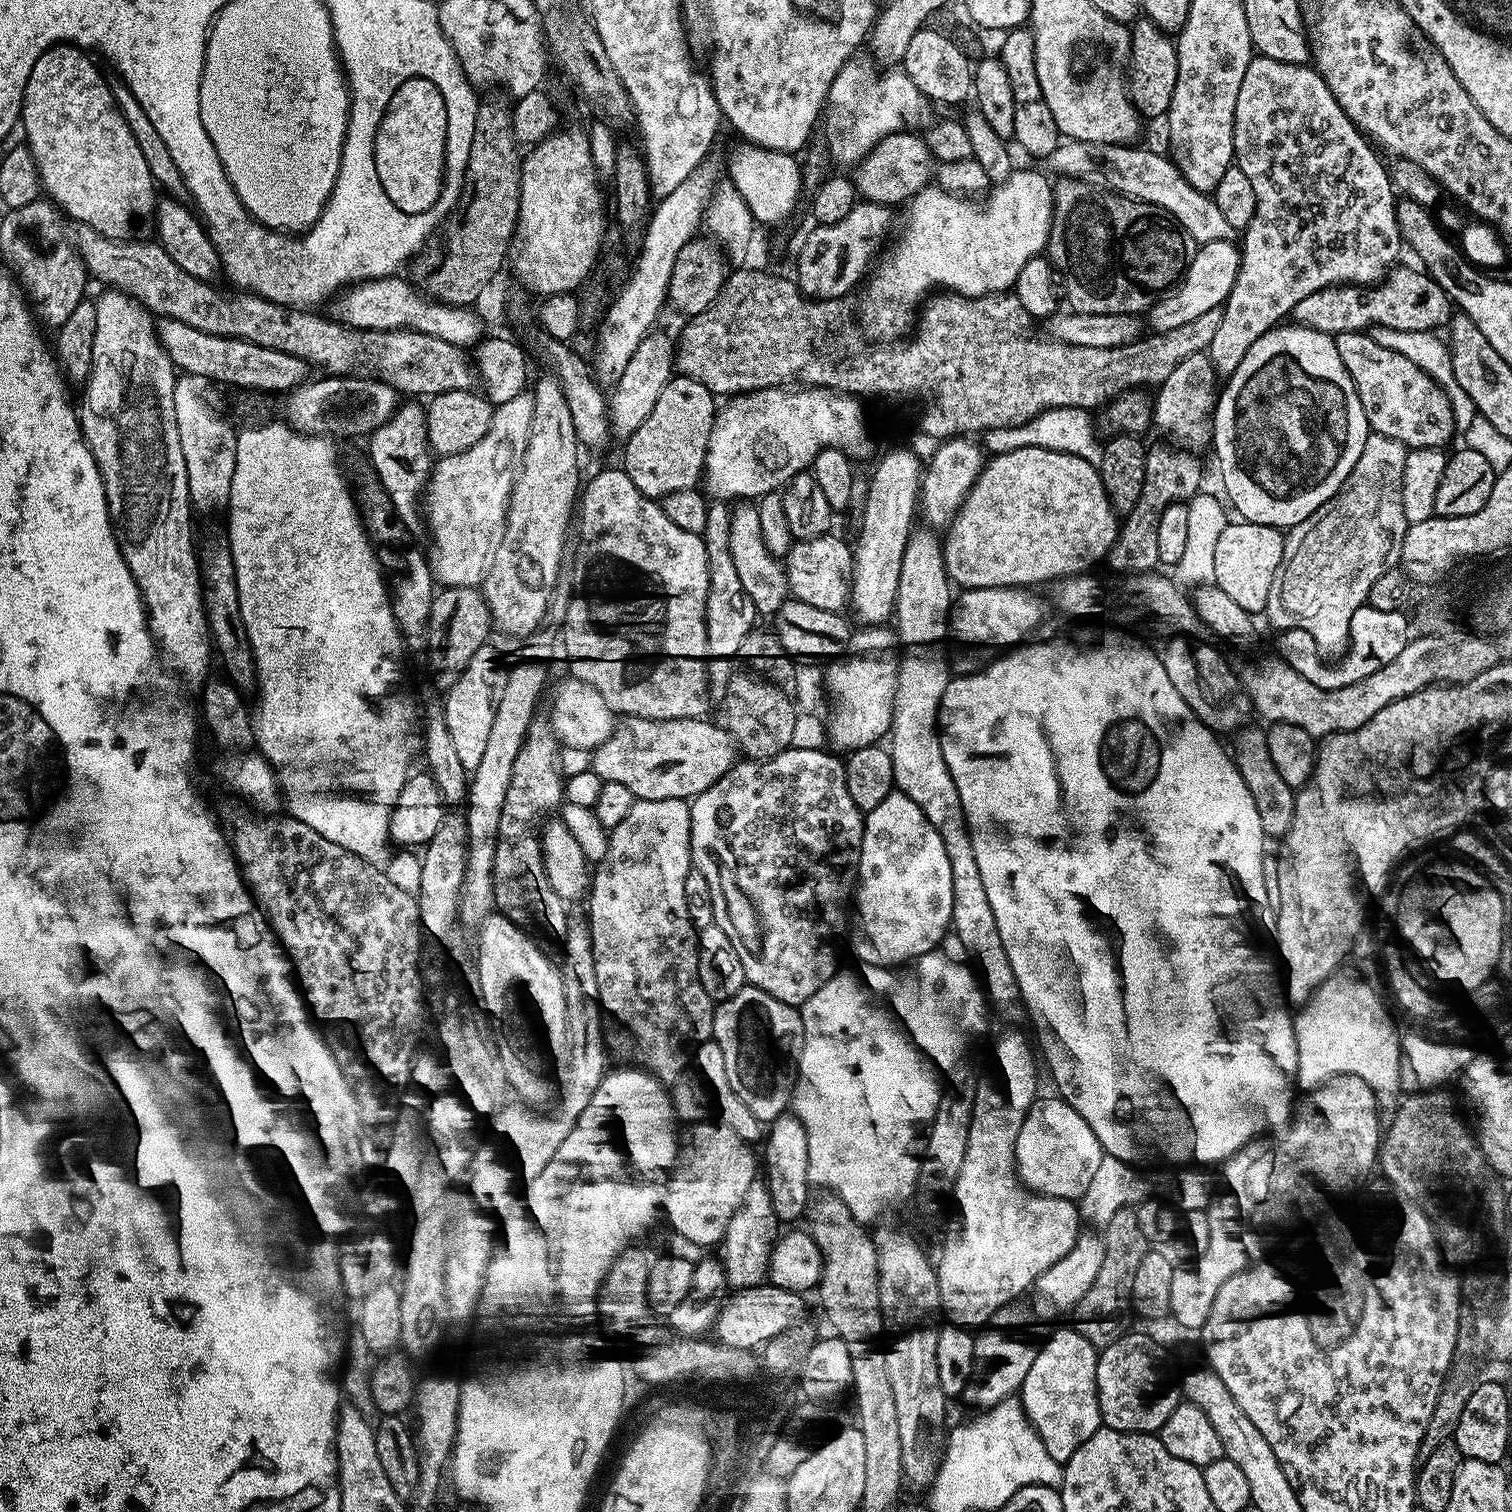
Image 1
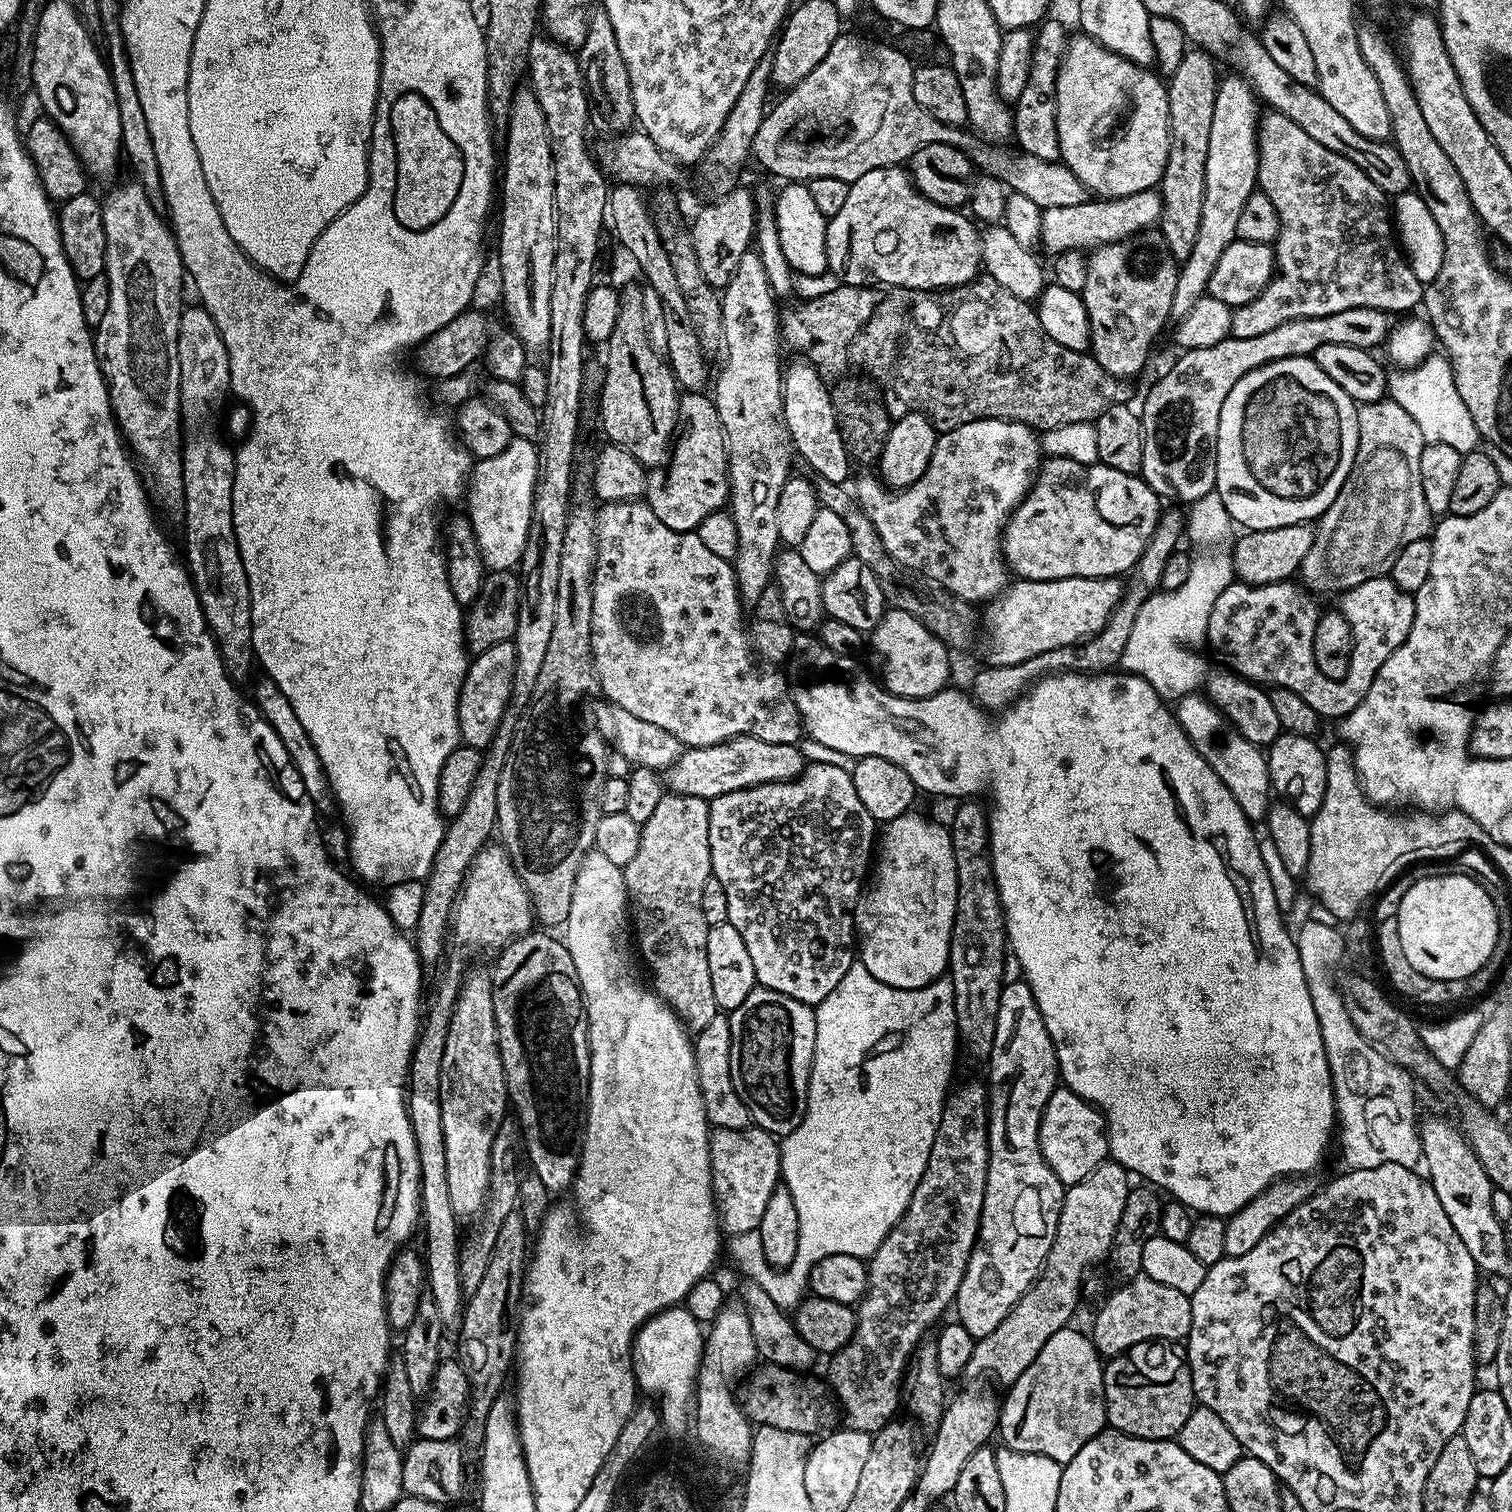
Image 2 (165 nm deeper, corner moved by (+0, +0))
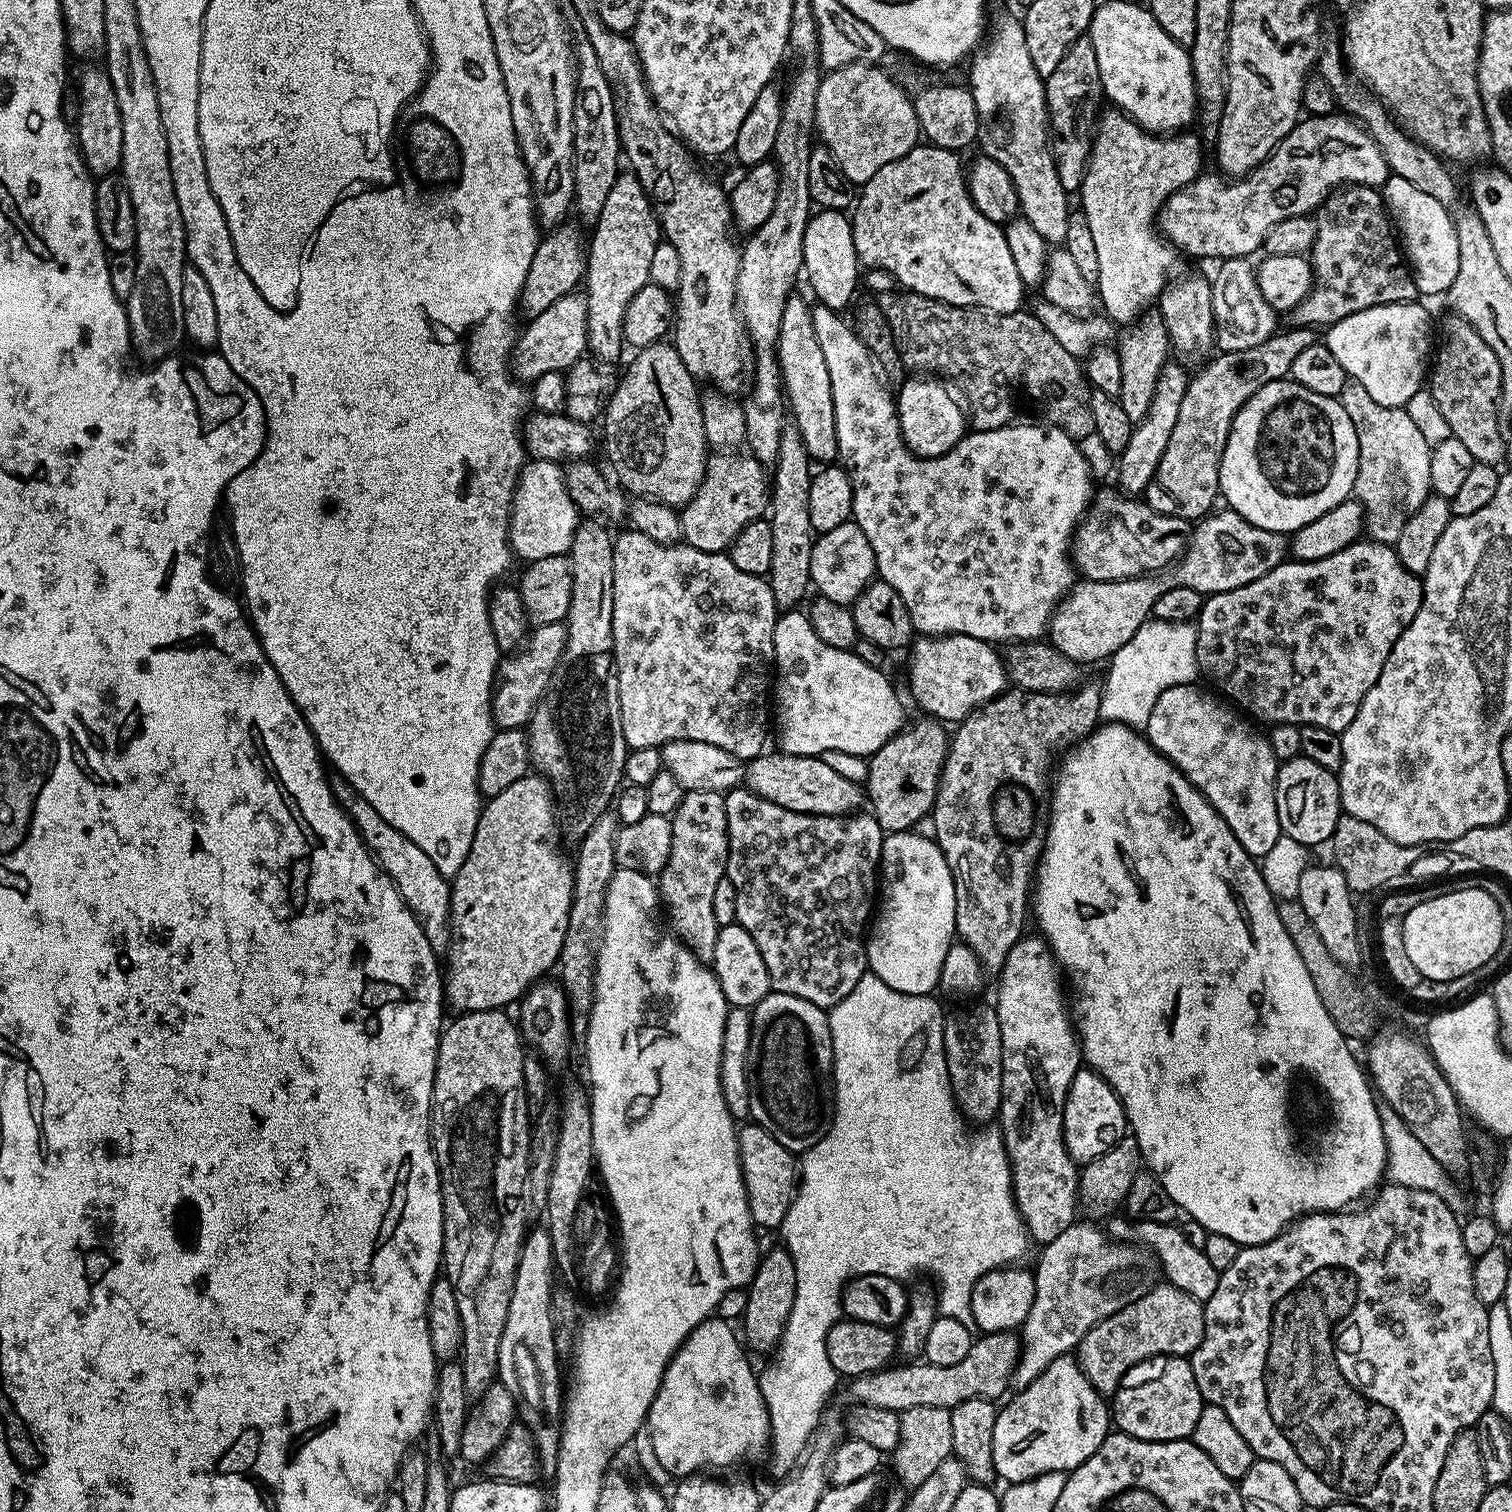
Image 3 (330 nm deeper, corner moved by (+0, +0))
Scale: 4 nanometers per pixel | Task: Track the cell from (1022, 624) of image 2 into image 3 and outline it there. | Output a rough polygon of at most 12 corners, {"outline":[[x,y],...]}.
{"outline":[[1231,510],[1193,527],[1183,556],[1131,580],[1081,579],[1050,643],[1107,661],[1166,590],[1238,590],[1289,541]]}

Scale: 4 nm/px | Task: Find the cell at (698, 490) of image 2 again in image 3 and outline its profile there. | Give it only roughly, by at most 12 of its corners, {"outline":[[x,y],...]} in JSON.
{"outline":[[751,454],[709,455],[679,513],[683,543],[727,553],[769,511]]}

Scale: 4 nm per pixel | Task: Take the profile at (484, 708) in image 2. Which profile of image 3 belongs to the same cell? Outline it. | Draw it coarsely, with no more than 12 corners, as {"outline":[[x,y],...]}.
{"outline":[[538,624],[501,659],[497,729],[524,728],[562,658],[568,630]]}

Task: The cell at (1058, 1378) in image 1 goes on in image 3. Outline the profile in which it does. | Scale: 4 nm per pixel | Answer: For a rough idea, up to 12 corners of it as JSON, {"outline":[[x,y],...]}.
{"outline":[[1071,1355],[994,1422],[995,1475],[1082,1466],[1110,1408]]}

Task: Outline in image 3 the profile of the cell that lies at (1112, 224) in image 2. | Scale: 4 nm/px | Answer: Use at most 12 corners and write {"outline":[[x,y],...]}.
{"outline":[[1347,115],[1301,119],[1248,175],[1201,174],[1154,224],[1192,256],[1259,253],[1278,222],[1390,173]]}

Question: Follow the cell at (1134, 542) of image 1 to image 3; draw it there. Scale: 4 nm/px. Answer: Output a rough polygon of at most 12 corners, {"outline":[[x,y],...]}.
{"outline":[[1099,683],[1005,690],[951,733],[931,831],[956,936],[1025,935],[1052,755]]}

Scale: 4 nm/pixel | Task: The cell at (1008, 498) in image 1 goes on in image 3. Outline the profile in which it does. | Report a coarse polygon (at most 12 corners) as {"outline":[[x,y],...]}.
{"outline":[[1119,490],[1095,493],[1072,534],[1086,580],[1176,563],[1193,525]]}

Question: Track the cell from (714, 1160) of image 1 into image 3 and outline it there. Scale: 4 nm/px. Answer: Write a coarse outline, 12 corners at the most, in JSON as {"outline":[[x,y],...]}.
{"outline":[[739,1129],[753,1225],[779,1229],[798,1160],[774,1134]]}

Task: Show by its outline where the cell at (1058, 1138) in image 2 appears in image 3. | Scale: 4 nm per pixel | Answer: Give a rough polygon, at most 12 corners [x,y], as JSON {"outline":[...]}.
{"outline":[[1081,1067],[1064,1103],[1064,1145],[1080,1166],[1128,1131],[1124,1107]]}

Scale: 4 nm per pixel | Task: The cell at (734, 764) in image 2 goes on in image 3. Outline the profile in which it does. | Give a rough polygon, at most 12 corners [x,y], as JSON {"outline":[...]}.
{"outline":[[773,751],[746,787],[786,810],[852,814],[866,800],[819,756]]}

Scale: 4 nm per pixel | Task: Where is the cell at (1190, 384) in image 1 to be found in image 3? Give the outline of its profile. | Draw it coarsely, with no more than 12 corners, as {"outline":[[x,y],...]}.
{"outline":[[1289,327],[1193,375],[1148,483],[1155,512],[1213,511],[1238,410],[1317,343]]}

